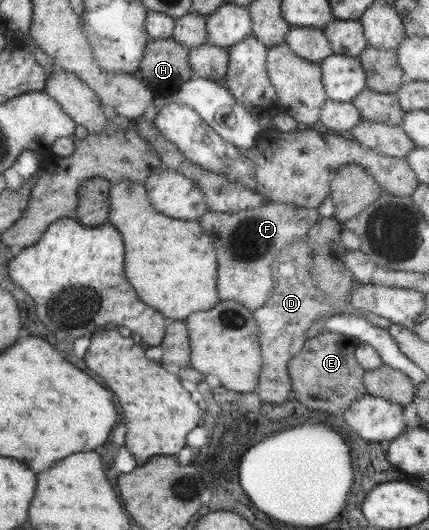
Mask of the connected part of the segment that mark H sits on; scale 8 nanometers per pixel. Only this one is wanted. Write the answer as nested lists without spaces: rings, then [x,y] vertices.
[[[170,38],[149,39],[139,62],[142,83],[154,95],[169,96],[193,76],[187,61],[189,48]]]

